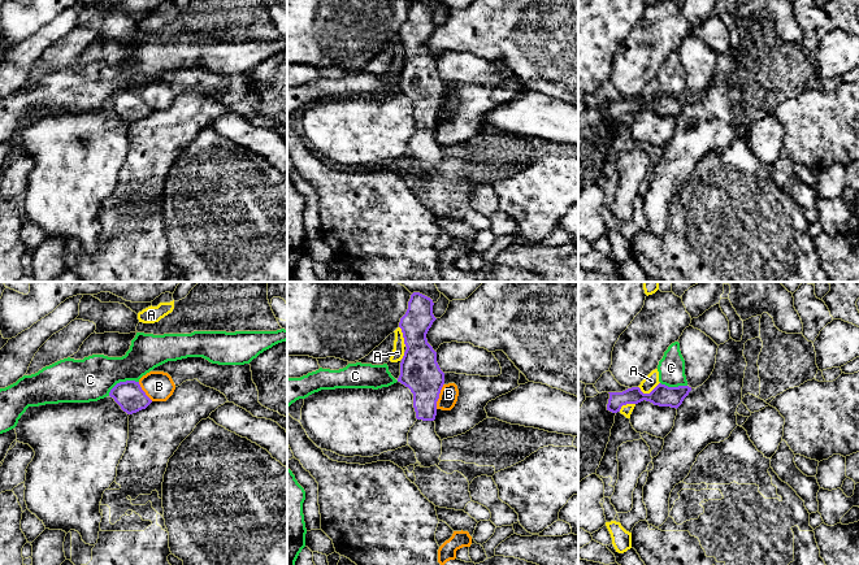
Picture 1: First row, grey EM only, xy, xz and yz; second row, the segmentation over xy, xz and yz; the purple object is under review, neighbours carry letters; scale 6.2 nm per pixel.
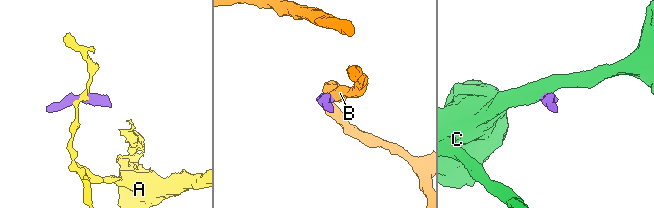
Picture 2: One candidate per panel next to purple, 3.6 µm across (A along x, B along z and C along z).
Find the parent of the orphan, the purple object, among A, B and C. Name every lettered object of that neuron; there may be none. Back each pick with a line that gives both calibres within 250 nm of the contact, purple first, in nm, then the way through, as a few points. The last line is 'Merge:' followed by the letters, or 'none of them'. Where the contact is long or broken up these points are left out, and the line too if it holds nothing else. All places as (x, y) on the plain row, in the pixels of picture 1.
Merge: none of them

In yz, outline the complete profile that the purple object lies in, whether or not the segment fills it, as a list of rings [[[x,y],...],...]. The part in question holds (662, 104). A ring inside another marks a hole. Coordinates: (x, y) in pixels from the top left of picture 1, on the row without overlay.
[[[659,92],[650,103],[643,103],[639,96],[632,96],[622,101],[608,101],[609,108],[607,119],[617,122],[622,114],[638,113],[643,109],[650,110],[654,114],[677,118],[690,100],[691,96],[689,95],[668,96]]]

